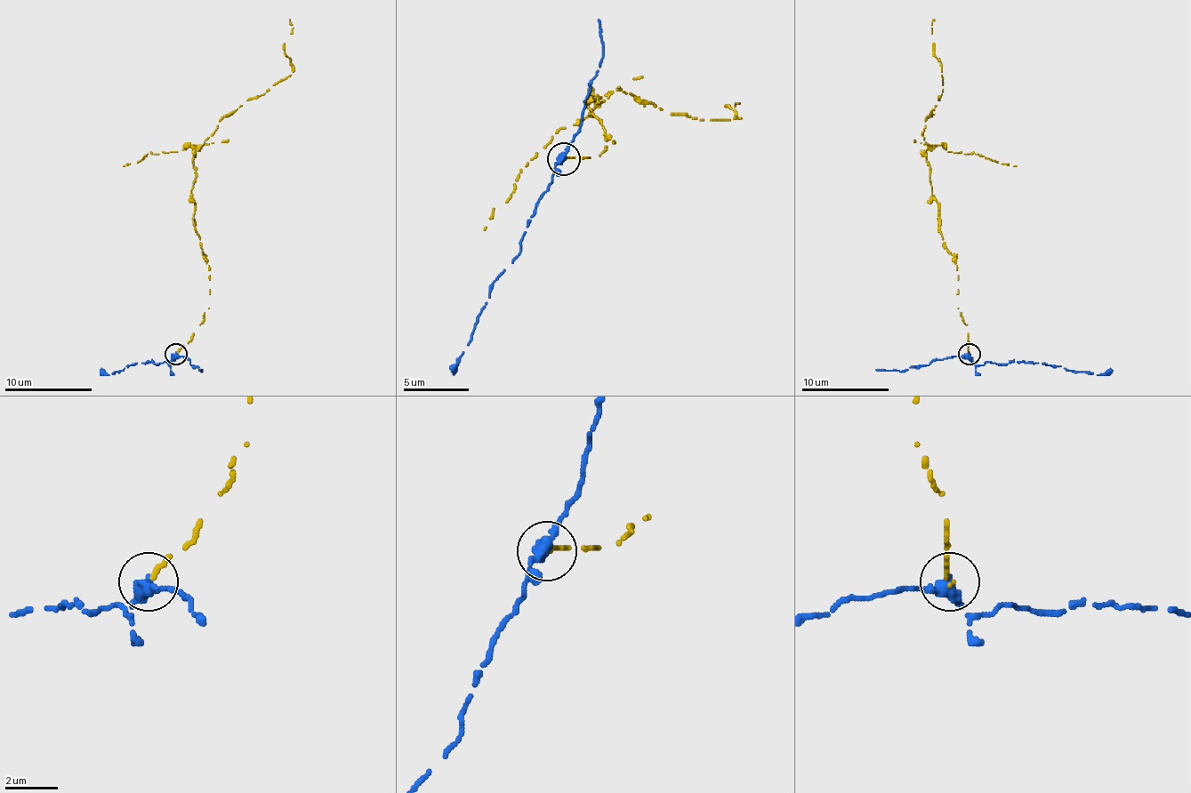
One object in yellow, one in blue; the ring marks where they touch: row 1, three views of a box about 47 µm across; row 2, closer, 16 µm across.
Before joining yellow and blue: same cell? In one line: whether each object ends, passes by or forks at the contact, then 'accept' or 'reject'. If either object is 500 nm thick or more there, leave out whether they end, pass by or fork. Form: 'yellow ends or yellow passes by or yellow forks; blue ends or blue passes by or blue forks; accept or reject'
yellow ends; blue passes by; reject

